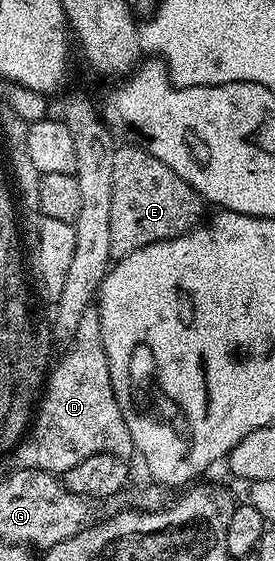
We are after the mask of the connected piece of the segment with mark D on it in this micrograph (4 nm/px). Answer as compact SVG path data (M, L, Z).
M90 308L80 319L80 325L76 327L74 336L70 338L65 349L62 362L49 370L48 380L32 421L34 453L38 456L37 468L43 469L45 473L65 475L72 471L72 467L76 467L76 463L84 463L84 459L89 459L91 455L107 453L127 459L133 458L136 450L132 431L128 431L128 423L124 423L120 403L116 403L116 395L112 391L112 375L108 371L108 355L104 351L97 308Z

